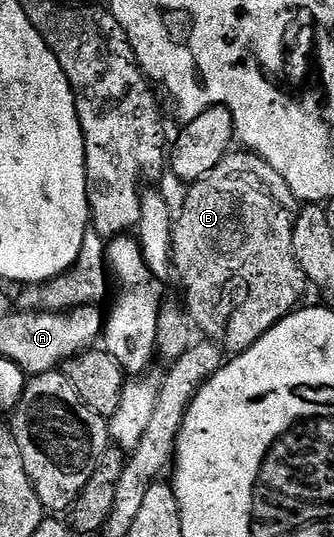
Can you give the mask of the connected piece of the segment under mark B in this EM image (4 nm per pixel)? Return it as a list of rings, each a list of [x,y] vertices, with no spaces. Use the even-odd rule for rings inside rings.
[[[229,152],[216,168],[210,171],[204,178],[198,179],[188,187],[189,195],[181,206],[181,214],[176,215],[173,223],[173,268],[176,277],[181,277],[181,286],[185,289],[184,309],[191,319],[192,325],[202,330],[204,337],[210,342],[216,342],[225,352],[240,352],[251,348],[261,339],[268,330],[279,320],[283,320],[288,314],[292,314],[297,302],[297,278],[299,279],[299,267],[297,257],[293,254],[293,219],[295,217],[294,207],[289,207],[291,195],[283,176],[271,168],[263,159],[258,158],[252,152]]]

